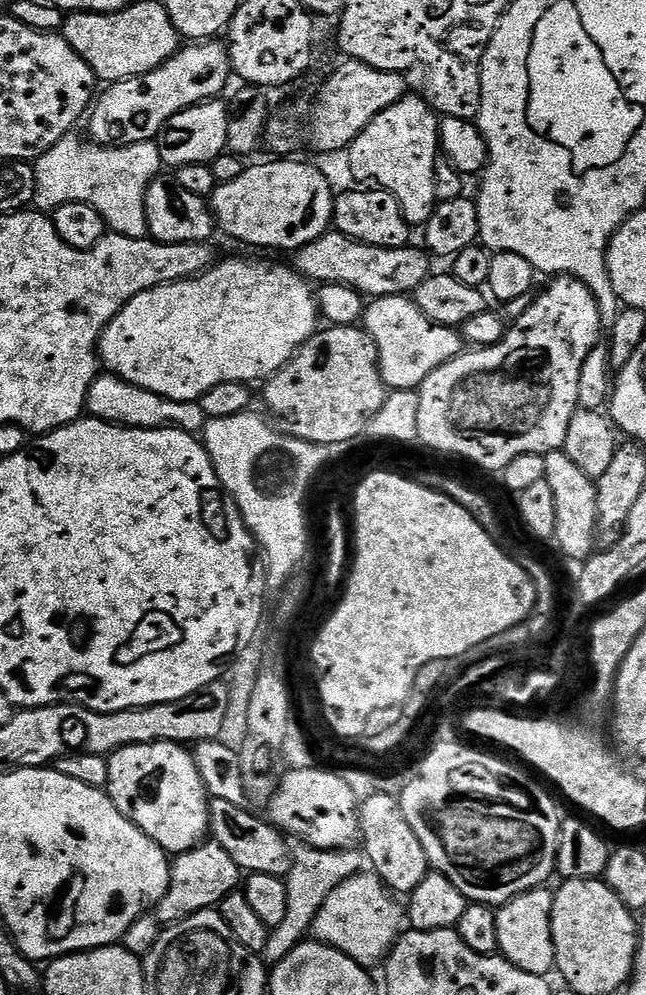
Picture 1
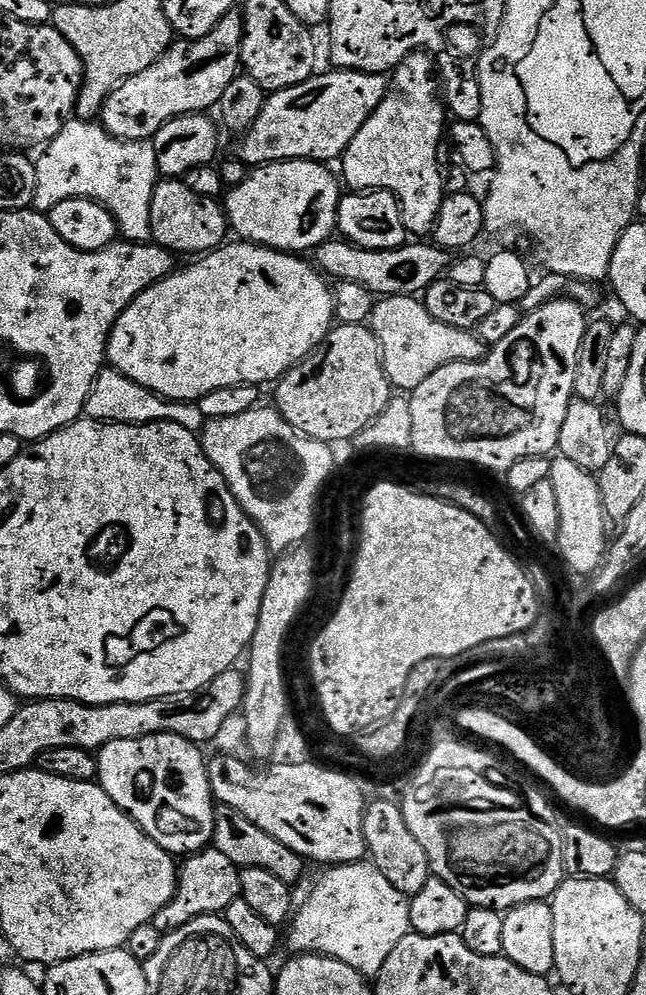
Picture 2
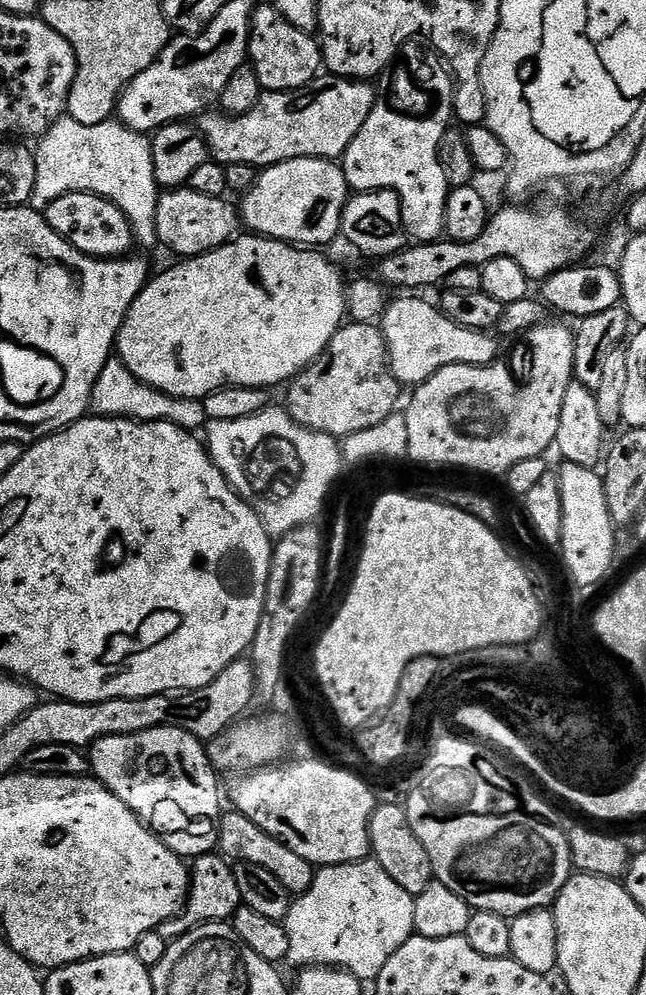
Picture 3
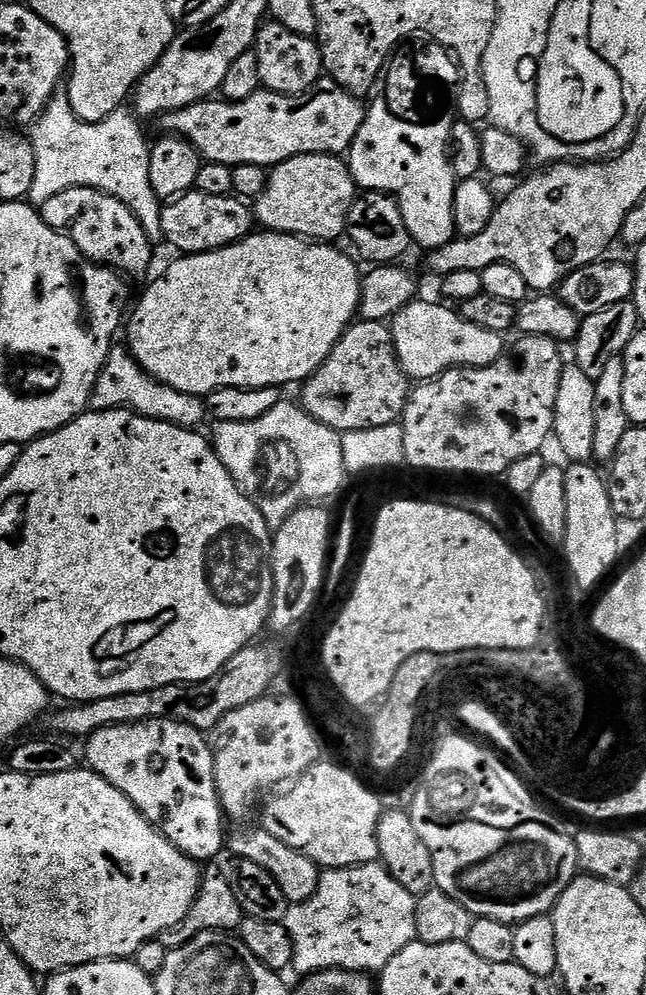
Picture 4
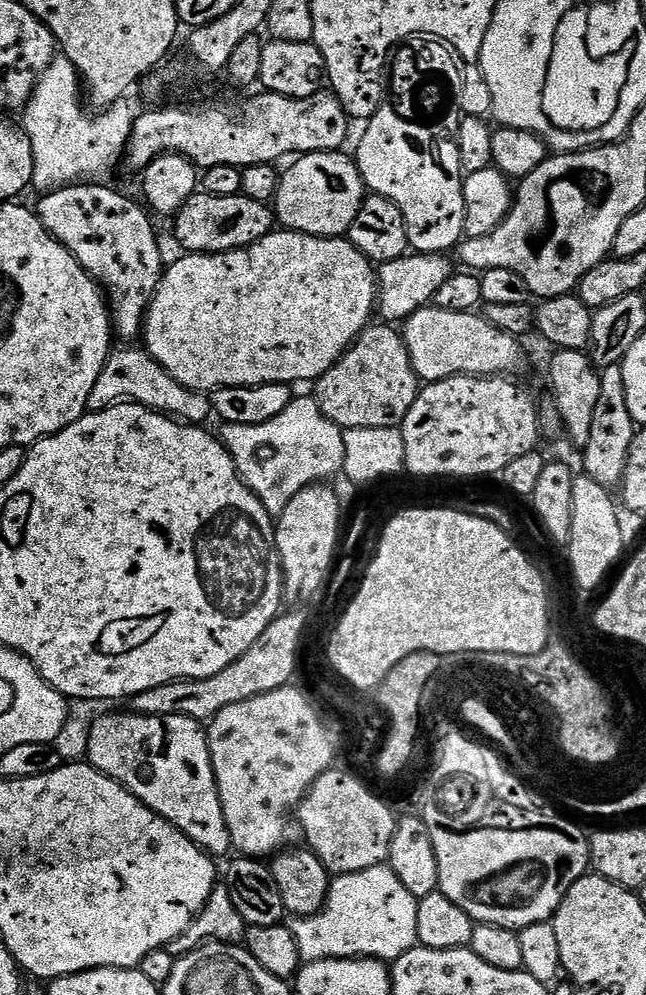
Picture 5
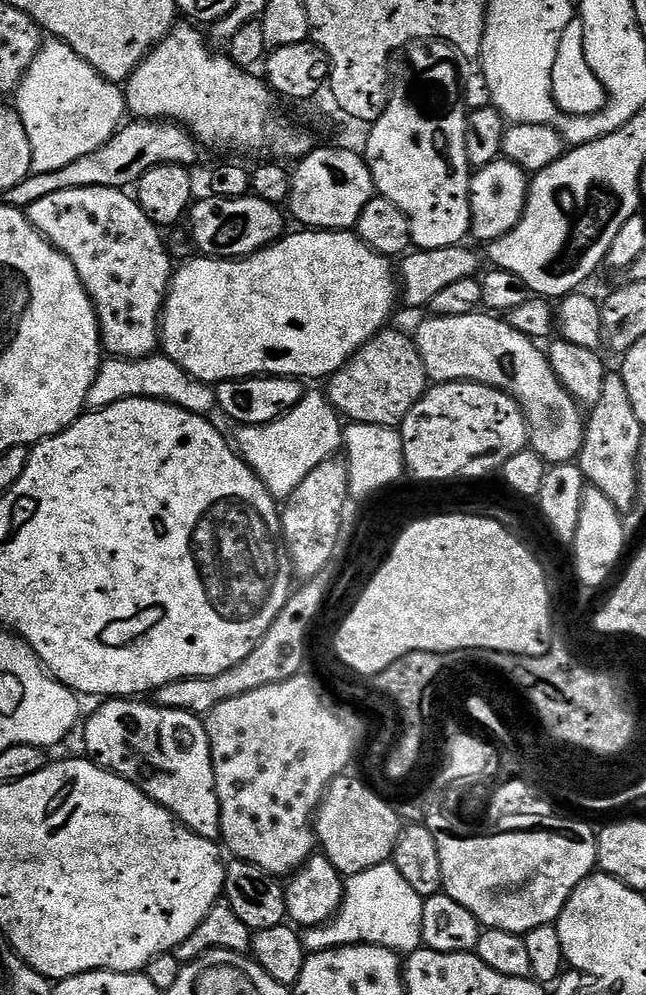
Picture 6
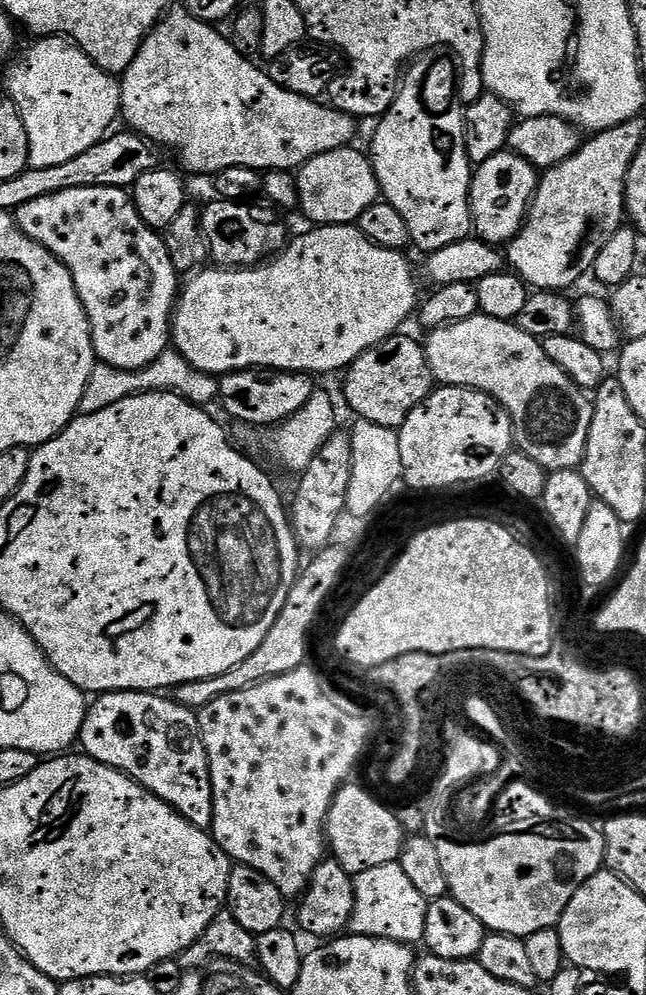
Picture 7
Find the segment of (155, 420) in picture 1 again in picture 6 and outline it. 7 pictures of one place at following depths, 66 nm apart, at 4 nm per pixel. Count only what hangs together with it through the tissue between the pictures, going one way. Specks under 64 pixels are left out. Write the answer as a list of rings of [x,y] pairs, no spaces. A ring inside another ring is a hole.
[[[163,354],[143,356],[137,360],[105,359],[94,378],[94,386],[90,386],[90,394],[86,394],[84,406],[85,409],[97,412],[126,398],[165,400],[187,412],[197,412],[199,416],[208,416],[216,408],[215,387],[186,374],[186,370],[182,370],[176,362]]]

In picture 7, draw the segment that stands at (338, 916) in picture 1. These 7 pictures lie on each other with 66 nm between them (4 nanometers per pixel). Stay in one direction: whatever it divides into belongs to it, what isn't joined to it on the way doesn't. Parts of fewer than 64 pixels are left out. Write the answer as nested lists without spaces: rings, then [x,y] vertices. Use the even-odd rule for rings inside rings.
[[[399,861],[363,871],[354,882],[354,914],[348,927],[353,935],[398,941],[409,946],[423,941],[429,901],[411,884]]]

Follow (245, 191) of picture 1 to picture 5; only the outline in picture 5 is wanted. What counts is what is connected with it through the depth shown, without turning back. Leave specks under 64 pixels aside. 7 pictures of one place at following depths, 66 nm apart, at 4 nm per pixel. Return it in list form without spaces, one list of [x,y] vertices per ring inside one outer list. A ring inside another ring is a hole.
[[[347,151],[305,152],[291,161],[288,169],[283,169],[280,185],[274,201],[274,216],[281,229],[290,232],[301,232],[307,236],[347,237],[354,218],[358,218],[358,210],[366,195],[364,179],[358,170],[355,159],[347,156]]]

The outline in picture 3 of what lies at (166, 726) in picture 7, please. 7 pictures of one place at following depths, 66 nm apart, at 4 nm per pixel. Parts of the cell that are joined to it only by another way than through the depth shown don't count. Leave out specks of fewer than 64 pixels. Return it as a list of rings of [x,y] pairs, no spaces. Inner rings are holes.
[[[171,726],[167,728],[151,728],[150,730],[142,730],[138,734],[118,734],[117,736],[107,736],[101,740],[97,740],[90,748],[90,772],[105,788],[109,788],[119,800],[126,802],[128,809],[132,811],[143,824],[147,824],[148,827],[160,837],[160,841],[163,842],[175,856],[195,858],[198,856],[206,856],[217,851],[218,841],[220,839],[220,817],[222,815],[222,807],[220,808],[222,788],[220,792],[220,784],[216,781],[218,772],[217,769],[212,766],[212,760],[208,756],[207,747],[205,747],[202,741],[198,738],[194,738],[186,730],[173,728]]]

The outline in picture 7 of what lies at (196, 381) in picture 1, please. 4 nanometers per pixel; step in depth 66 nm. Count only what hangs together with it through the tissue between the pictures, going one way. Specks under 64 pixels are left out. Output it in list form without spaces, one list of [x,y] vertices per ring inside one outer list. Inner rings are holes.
[[[321,224],[319,226],[309,227],[309,232],[304,232],[301,236],[296,236],[287,241],[284,247],[280,249],[279,252],[275,253],[271,258],[265,259],[263,262],[250,267],[250,268],[222,268],[219,266],[211,266],[212,268],[205,267],[203,270],[197,271],[195,275],[191,277],[192,280],[183,285],[179,289],[178,299],[176,302],[176,307],[172,314],[172,334],[170,337],[171,343],[174,345],[175,351],[182,354],[182,358],[186,358],[186,362],[190,362],[198,370],[203,372],[209,372],[210,375],[217,378],[224,375],[226,372],[241,372],[244,368],[259,368],[261,370],[275,370],[278,372],[303,372],[305,374],[317,374],[316,372],[336,372],[339,373],[341,370],[347,369],[349,364],[354,363],[357,358],[360,357],[366,350],[370,350],[374,345],[379,344],[381,340],[390,338],[391,336],[397,335],[401,331],[400,328],[408,320],[408,315],[415,313],[418,308],[418,301],[421,299],[422,291],[416,285],[416,272],[412,269],[412,264],[410,261],[404,257],[405,253],[403,251],[397,250],[395,248],[383,248],[378,246],[374,242],[370,242],[370,238],[366,238],[366,234],[360,232],[359,227],[356,224]]]

